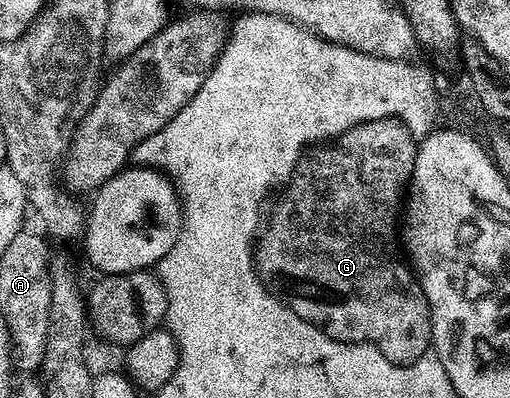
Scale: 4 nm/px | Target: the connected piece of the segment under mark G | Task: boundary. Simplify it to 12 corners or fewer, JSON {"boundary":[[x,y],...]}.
{"boundary":[[344,130],[280,204],[259,279],[399,366],[433,346],[397,219],[417,138]]}

